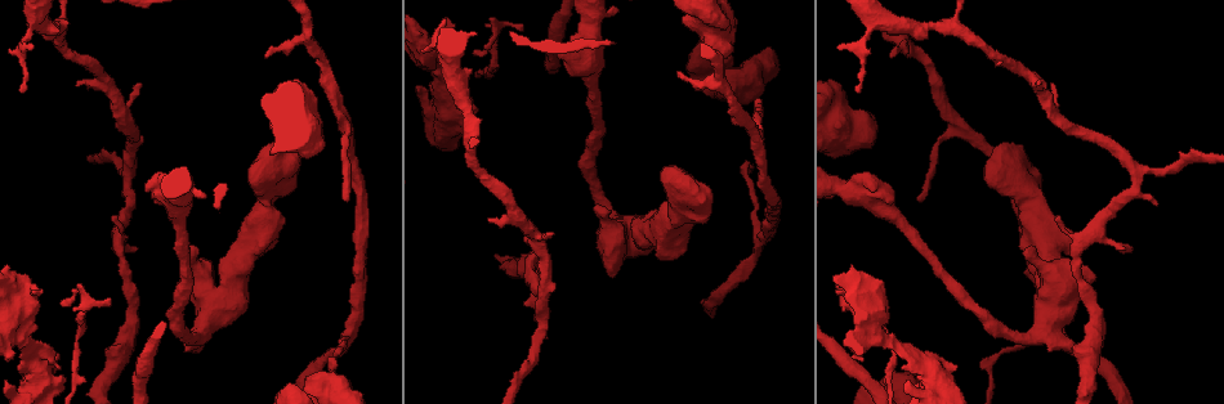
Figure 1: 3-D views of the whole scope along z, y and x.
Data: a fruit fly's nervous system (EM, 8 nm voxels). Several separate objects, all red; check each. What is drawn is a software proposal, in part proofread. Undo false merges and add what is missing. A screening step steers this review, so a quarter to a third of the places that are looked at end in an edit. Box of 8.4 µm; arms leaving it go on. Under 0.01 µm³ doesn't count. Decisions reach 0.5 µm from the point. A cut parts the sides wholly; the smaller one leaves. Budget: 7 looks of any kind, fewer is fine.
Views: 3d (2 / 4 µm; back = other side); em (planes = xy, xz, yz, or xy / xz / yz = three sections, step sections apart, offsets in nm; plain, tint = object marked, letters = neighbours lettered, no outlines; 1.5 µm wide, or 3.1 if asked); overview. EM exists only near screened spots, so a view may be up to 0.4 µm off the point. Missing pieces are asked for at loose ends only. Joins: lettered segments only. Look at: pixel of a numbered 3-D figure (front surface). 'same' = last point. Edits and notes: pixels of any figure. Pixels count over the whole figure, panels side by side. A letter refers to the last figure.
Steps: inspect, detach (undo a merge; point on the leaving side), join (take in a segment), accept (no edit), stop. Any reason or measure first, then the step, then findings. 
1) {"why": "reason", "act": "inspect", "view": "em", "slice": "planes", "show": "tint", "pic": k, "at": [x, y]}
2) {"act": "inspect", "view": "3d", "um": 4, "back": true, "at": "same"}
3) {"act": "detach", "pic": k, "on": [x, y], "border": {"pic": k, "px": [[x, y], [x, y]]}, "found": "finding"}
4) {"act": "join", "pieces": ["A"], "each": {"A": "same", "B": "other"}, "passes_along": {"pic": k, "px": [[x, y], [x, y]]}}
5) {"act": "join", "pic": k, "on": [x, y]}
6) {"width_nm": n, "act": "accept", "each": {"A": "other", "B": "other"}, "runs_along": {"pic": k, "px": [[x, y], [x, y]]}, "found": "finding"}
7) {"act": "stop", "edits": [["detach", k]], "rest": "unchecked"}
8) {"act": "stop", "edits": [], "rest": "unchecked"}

{"why": "free end", "act": "inspect", "view": "3d", "um": 2, "pic": 1, "at": [1050, 85]}

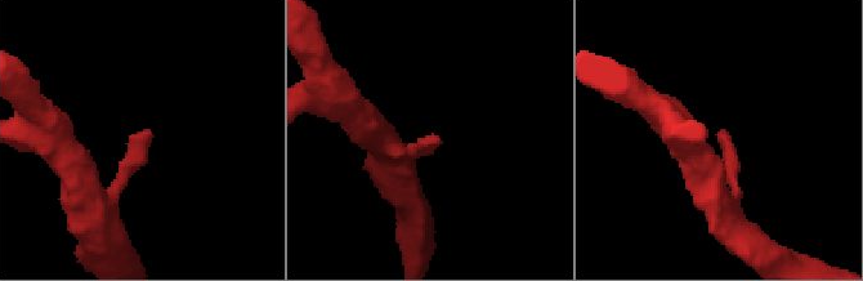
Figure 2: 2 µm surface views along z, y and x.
{"act": "inspect", "view": "em", "slice": "planes", "show": "letters", "pic": 2, "at": [146, 138]}

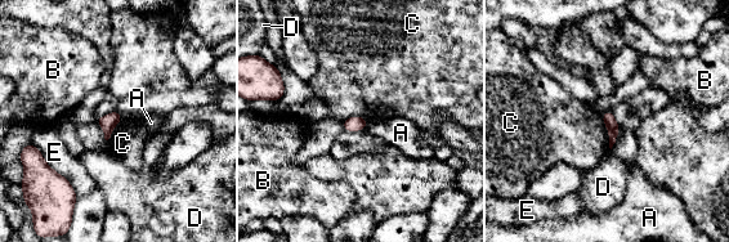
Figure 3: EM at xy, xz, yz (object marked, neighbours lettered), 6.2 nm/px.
{"act": "accept", "each": {"A": "other", "B": "other", "C": "other", "D": "other", "E": "other"}, "border": {"pic": 3, "px": [[123, 117], [106, 140]]}, "found": "no lettered segment goes on from it"}

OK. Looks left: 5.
{"why": "narrows sharply", "act": "inspect", "view": "3d", "um": 2, "pic": 1, "at": [953, 28]}

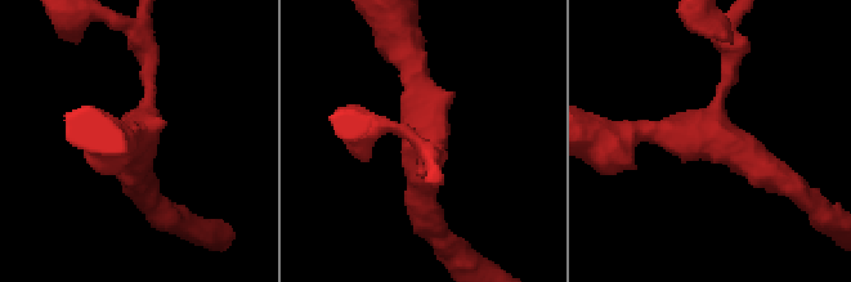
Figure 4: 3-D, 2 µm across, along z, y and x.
{"why": "now the EM", "act": "inspect", "view": "em", "slice": "planes", "show": "letters", "pic": 4, "at": [708, 134]}

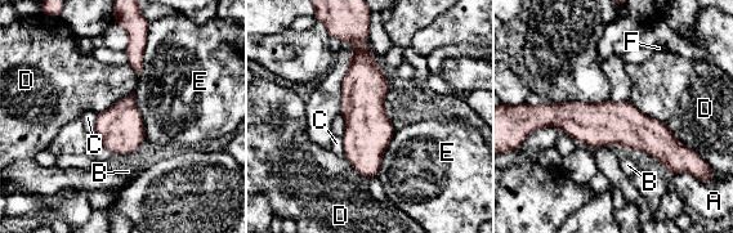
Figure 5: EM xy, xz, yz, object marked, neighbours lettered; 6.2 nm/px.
{"act": "accept", "each": {"A": "other", "B": "other", "C": "other", "D": "other", "E": "other", "F": "other"}, "runs_along": {"pic": 5, "px": [[541, 113], [624, 124], [685, 151]]}, "found": "all the same cell"}

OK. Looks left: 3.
{"why": "branch stops here", "act": "inspect", "view": "em", "slice": "yz", "step": 4, "show": "letters", "pic": 1, "at": [920, 198]}

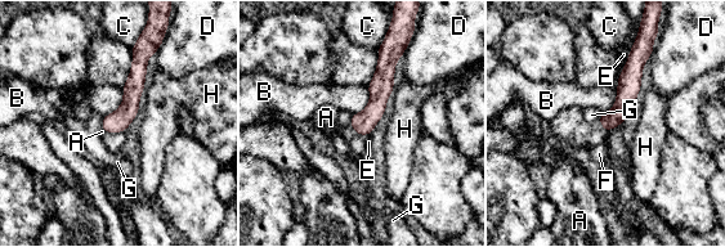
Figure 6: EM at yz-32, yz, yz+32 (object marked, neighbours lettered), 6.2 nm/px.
{"act": "join", "pieces": ["A"], "each": {"A": "same", "B": "other", "C": "other", "D": "other", "E": "other", "F": "other", "G": "other", "H": "other"}, "passes_along": {"pic": 6, "px": [[626, 94], [602, 125], [569, 131]]}, "found": "it goes on there"}

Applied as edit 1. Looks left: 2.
{"act": "stop", "edits": [["join", 6]], "rest": "unchecked"}

